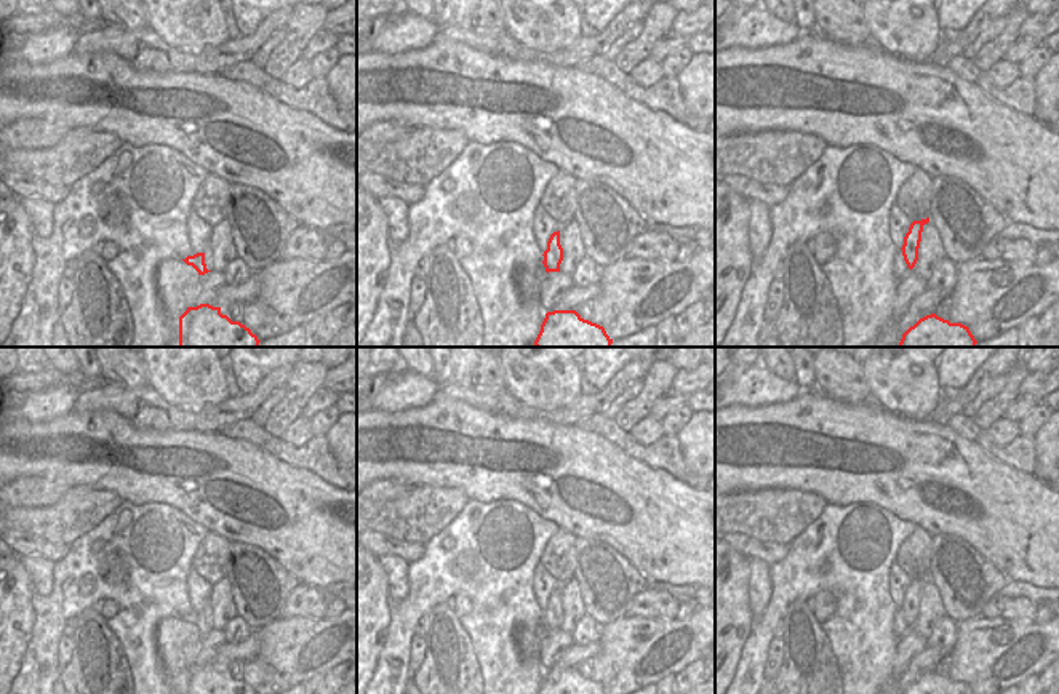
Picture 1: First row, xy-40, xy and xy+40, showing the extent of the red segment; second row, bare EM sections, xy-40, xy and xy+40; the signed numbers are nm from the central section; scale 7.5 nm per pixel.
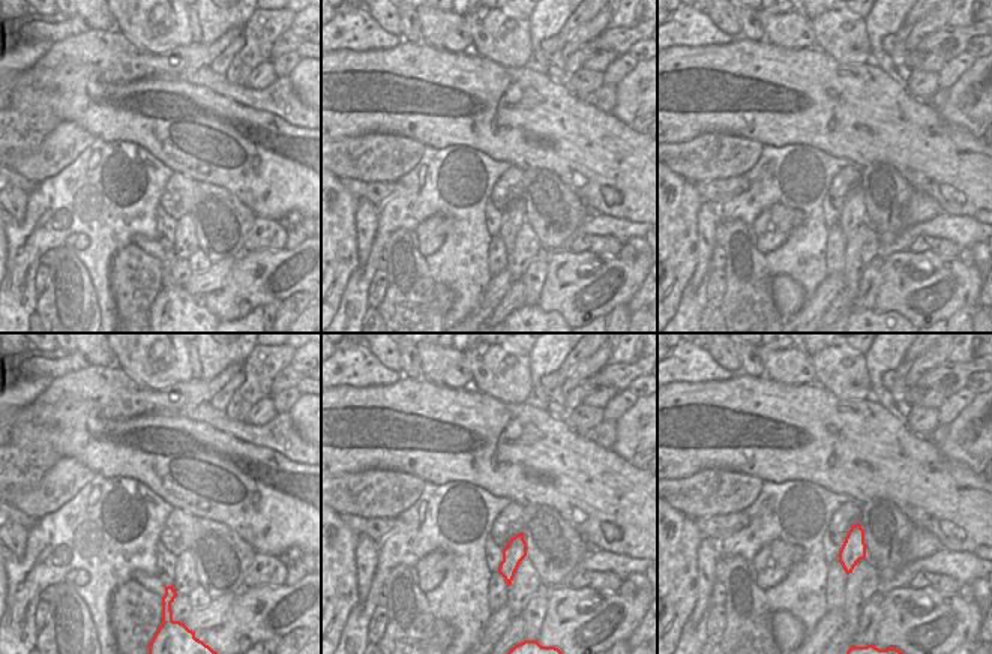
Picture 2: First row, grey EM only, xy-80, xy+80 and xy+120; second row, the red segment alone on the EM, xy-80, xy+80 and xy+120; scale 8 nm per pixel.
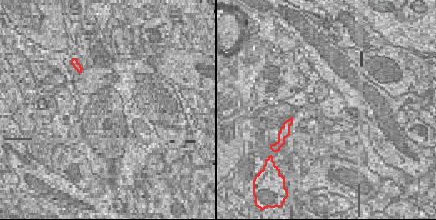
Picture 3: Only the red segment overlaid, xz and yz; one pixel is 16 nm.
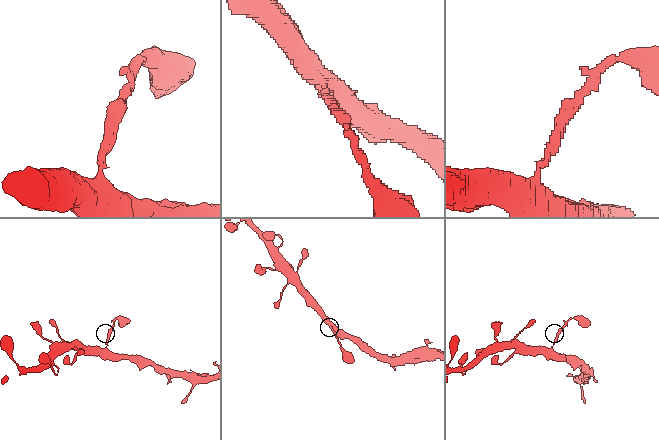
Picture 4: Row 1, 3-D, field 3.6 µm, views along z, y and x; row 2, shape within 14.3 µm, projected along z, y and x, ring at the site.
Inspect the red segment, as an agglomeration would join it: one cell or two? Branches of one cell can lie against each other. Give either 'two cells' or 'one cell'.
two cells

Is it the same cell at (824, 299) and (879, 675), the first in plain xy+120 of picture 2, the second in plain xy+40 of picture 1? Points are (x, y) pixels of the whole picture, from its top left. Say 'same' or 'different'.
different

